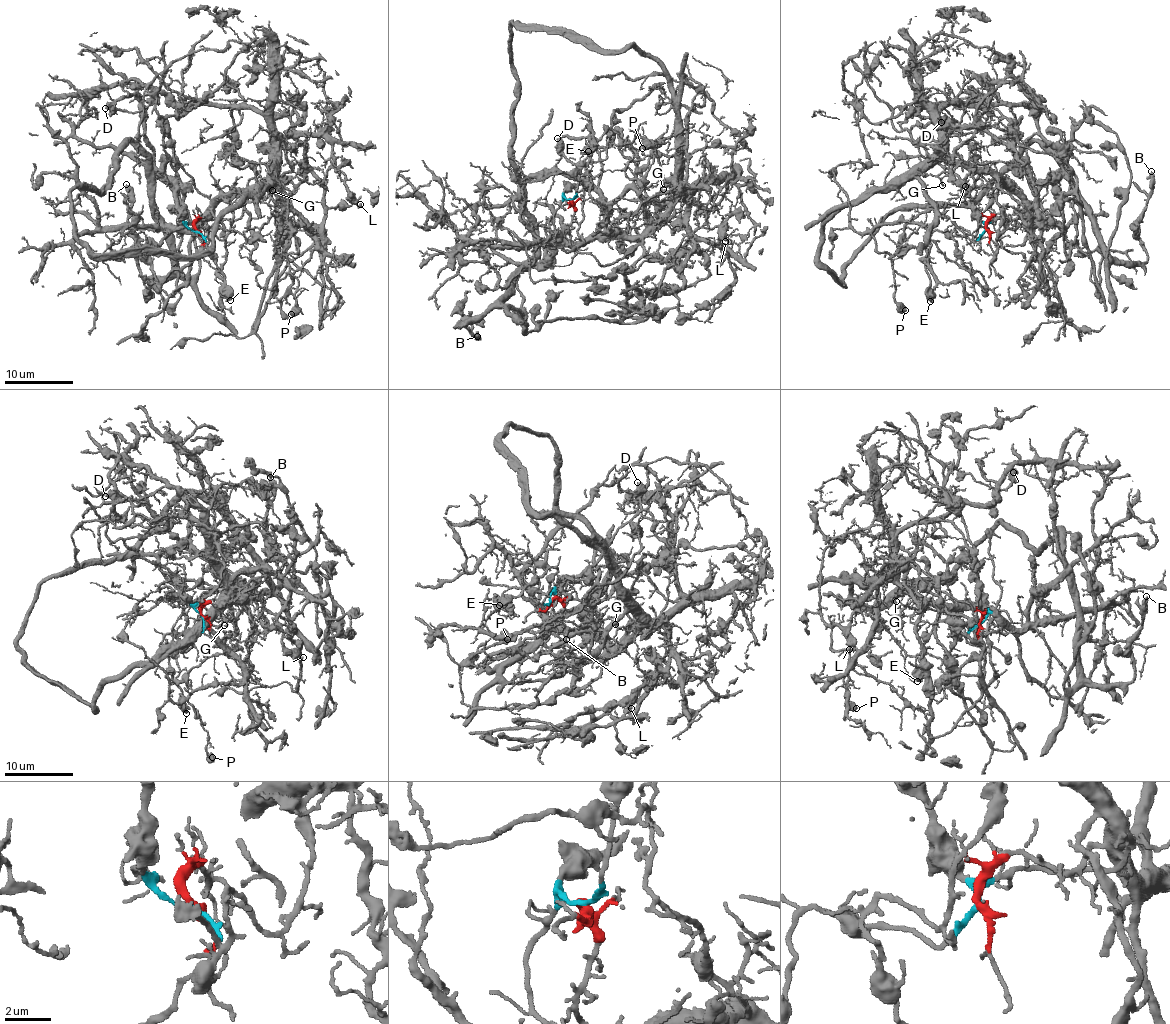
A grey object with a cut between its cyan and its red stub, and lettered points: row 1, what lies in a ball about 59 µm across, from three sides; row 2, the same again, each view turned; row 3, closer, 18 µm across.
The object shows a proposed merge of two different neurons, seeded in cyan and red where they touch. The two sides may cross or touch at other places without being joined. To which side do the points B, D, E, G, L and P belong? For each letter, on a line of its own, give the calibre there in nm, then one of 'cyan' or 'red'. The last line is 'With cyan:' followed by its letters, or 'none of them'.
B: 280 nm thick; red
D: 550 nm thick; cyan
E: 550 nm thick; cyan
G: 160 nm thick; red
L: 220 nm thick; red
P: 700 nm thick; red
With cyan: D, E

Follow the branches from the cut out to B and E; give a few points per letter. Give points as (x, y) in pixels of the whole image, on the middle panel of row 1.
B: (571, 200), (569, 238), (545, 242), (544, 264), (519, 268), (497, 301), (455, 328), (469, 322), (478, 336)
E: (571, 200), (580, 161), (587, 156), (586, 146), (591, 146), (593, 151), (586, 149), (589, 152)

